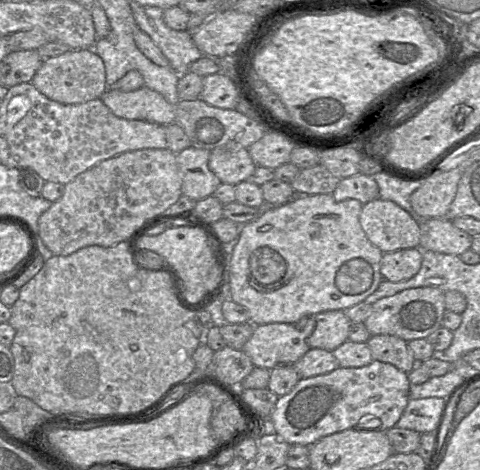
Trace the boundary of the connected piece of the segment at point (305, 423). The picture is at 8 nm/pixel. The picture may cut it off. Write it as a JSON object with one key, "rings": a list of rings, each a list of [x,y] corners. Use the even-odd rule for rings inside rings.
{"rings":[[[378,360],[362,367],[339,367],[329,373],[301,378],[294,388],[279,396],[269,418],[267,429],[291,445],[311,445],[320,438],[349,428],[387,430],[395,427],[410,399],[408,373]]]}

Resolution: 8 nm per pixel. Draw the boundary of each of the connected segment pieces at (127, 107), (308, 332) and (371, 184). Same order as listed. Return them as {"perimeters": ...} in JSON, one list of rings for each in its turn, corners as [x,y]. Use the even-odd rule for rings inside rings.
{"perimeters":[[[[145,86],[131,92],[108,88],[100,99],[115,116],[122,119],[159,125],[175,122],[176,105],[168,103],[160,93]]],[[[344,310],[312,314],[296,323],[310,348],[333,351],[348,341],[352,321]]],[[[359,173],[343,178],[333,192],[336,201],[359,200],[363,205],[379,198],[380,189],[372,176]]]]}

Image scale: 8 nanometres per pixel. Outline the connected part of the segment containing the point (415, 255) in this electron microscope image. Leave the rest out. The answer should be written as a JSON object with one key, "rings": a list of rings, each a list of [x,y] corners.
{"rings":[[[420,247],[384,253],[381,261],[383,279],[391,282],[407,281],[420,270],[423,251]]]}

